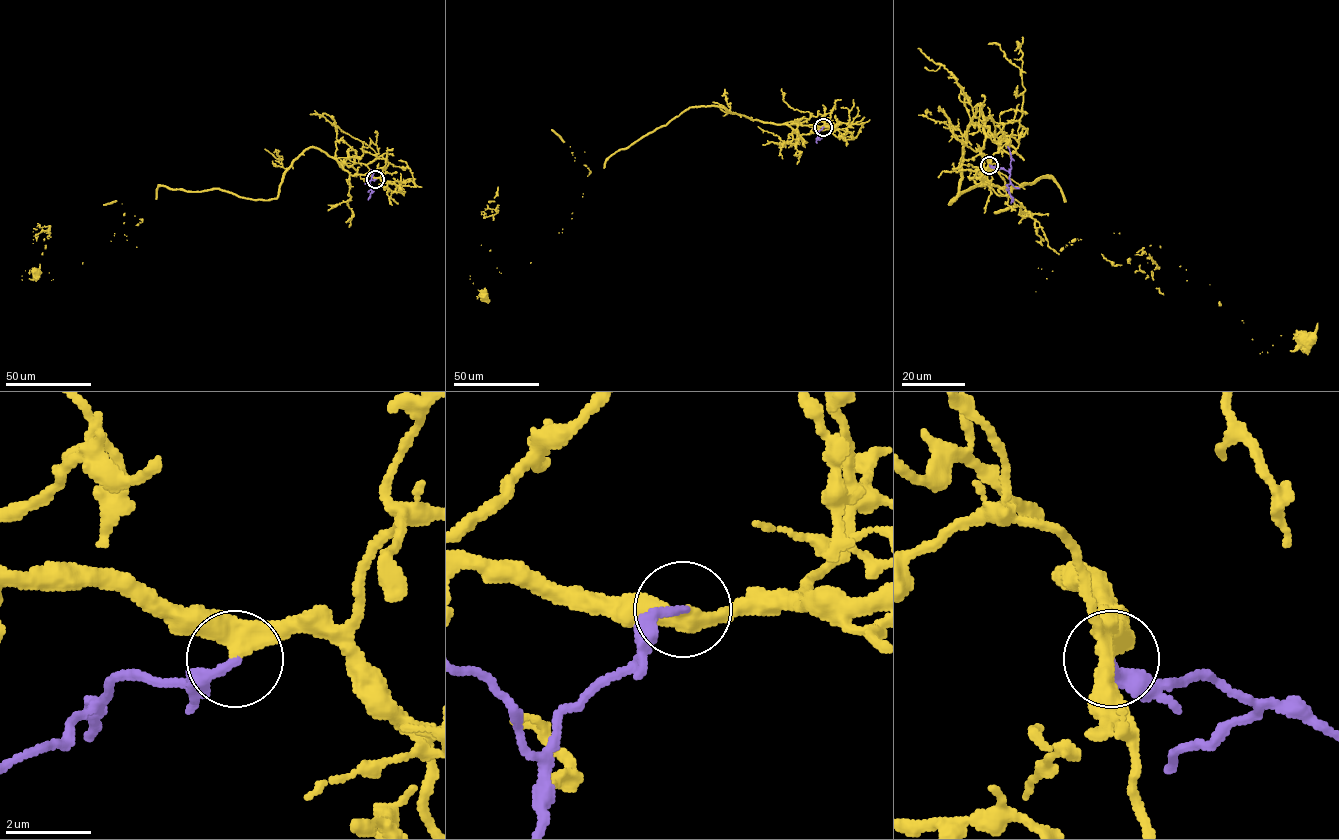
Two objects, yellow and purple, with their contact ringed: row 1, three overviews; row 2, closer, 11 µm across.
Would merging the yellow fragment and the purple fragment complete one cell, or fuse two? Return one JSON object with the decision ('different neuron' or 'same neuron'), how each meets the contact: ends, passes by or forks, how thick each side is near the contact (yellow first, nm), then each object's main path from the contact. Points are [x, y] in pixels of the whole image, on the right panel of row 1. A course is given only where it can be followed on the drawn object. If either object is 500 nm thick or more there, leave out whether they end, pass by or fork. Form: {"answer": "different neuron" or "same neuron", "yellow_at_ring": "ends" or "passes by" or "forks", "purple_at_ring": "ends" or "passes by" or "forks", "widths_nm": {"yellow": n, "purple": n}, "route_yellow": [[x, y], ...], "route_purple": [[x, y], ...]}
{"answer": "same neuron", "yellow_at_ring": "passes by", "purple_at_ring": "ends", "widths_nm": {"yellow": 400, "purple": 240}, "route_yellow": [[989, 165], [977, 106], [949, 203], [1051, 178], [1073, 239], [1160, 246], [1260, 354], [1309, 334]], "route_purple": [[989, 165], [1009, 172], [1010, 182], [1007, 186], [1011, 203]]}

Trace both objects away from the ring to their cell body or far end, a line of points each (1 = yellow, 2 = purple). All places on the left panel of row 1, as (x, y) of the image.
1: (375, 179), (308, 147), (276, 198), (159, 186), (143, 219), (124, 222), (82, 263), (51, 280), (29, 270)
2: (375, 179), (370, 181), (371, 191), (368, 200)

